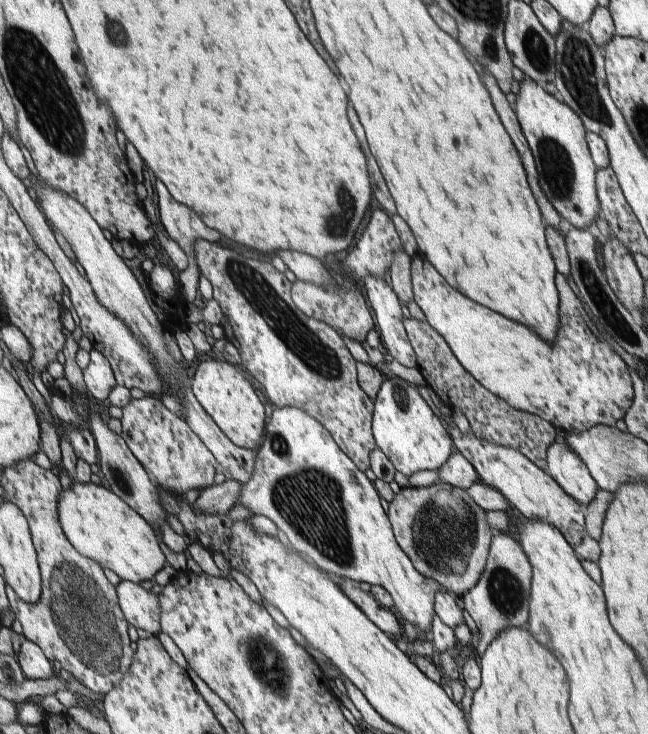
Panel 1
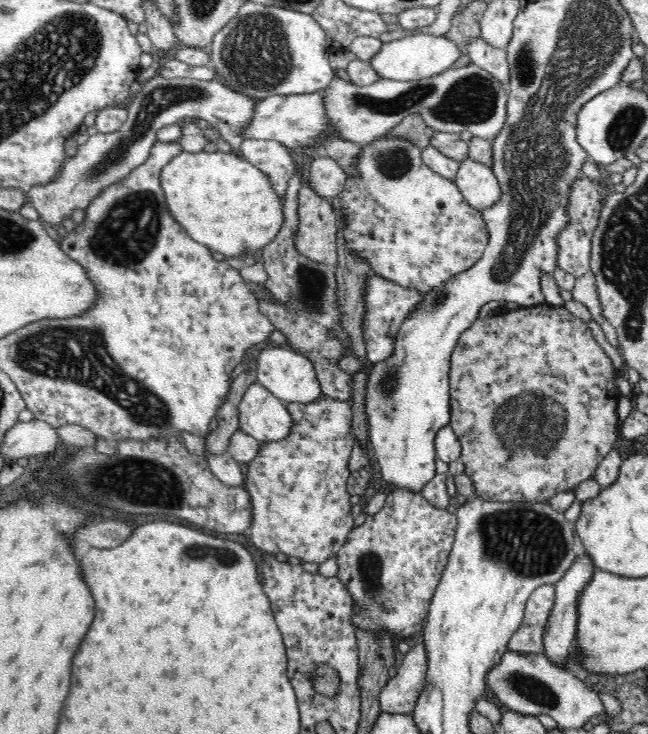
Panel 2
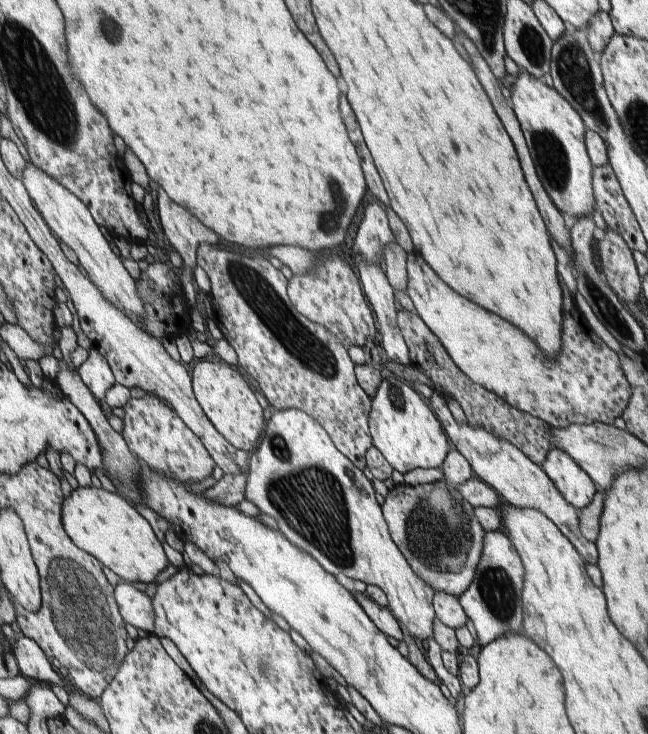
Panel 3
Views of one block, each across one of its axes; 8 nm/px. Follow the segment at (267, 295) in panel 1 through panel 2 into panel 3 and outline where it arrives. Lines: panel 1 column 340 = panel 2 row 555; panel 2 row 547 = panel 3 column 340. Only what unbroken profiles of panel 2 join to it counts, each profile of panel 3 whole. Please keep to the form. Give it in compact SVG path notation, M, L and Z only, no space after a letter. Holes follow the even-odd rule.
M202 244L198 253L198 266L206 272L211 282L209 296L214 306L216 322L224 338L234 348L238 356L238 366L253 382L258 382L258 390L268 400L271 410L282 411L296 408L316 419L333 438L337 448L358 468L366 468L366 450L372 446L372 436L368 434L369 393L358 384L356 369L348 358L346 346L338 336L326 328L308 320L294 308L289 299L286 276L276 270L266 258L248 258L238 252L214 248Z

